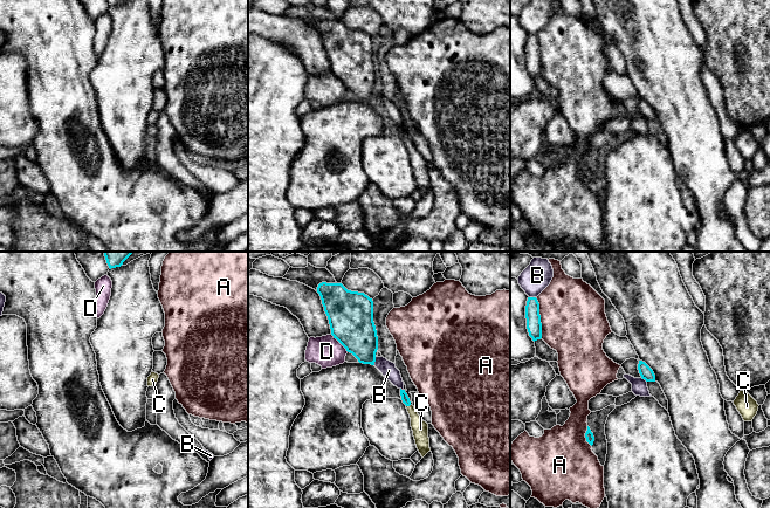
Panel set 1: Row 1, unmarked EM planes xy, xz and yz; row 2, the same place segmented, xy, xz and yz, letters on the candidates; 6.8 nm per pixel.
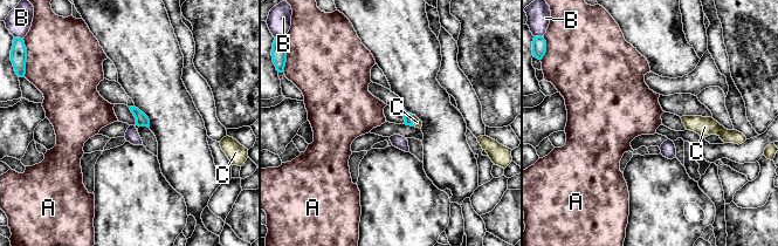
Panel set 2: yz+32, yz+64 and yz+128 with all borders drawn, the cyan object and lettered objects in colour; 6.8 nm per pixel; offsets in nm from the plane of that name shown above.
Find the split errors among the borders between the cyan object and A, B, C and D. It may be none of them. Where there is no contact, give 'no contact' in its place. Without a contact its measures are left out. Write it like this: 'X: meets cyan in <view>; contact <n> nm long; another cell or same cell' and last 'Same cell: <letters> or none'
A: meets cyan in yz; contact 280 nm long; another cell
B: meets cyan in xz; contact 60 nm long; another cell
C: meets cyan in xz; contact 40 nm long; same cell
D: meets cyan in xz; contact 170 nm long; another cell
Same cell: C

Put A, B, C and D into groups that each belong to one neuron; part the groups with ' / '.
A / B / C / D

